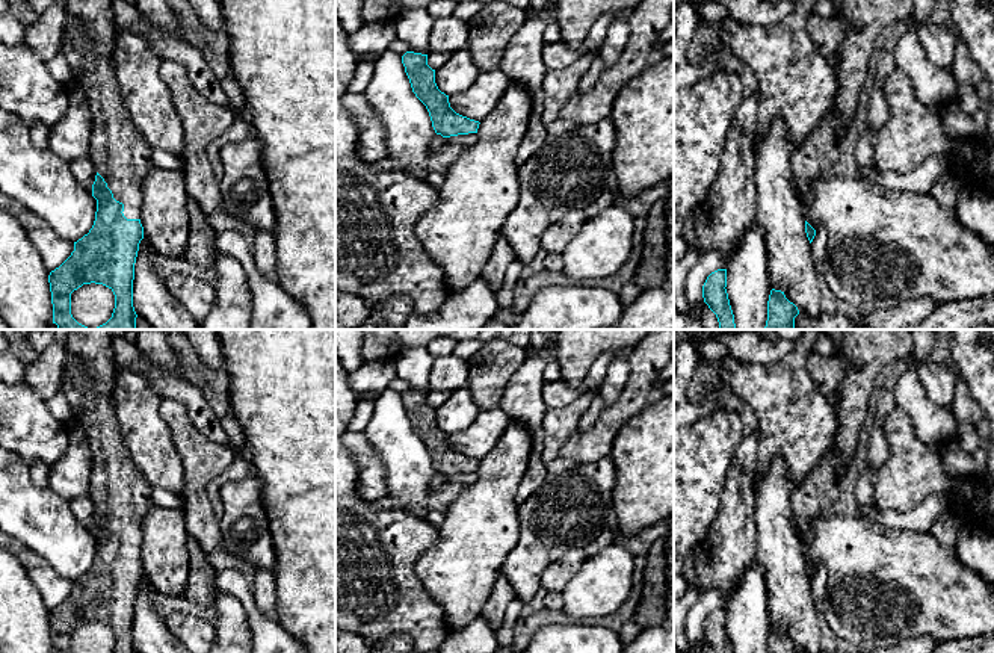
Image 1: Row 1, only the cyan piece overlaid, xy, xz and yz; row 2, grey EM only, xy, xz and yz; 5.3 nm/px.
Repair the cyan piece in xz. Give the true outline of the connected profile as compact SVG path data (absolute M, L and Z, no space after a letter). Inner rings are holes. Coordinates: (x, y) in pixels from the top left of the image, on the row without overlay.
M406 390L402 395L405 411L412 431L426 444L432 466L443 476L477 472L479 460L456 452L449 441L449 434L435 422L435 408L428 404L428 393Z

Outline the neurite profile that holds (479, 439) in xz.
M499 407L480 411L474 422L449 435L450 446L470 458L483 460L502 438L511 417Z

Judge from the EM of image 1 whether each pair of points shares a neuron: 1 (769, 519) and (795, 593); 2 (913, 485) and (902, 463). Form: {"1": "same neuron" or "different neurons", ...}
{"1": "same neuron", "2": "same neuron"}

